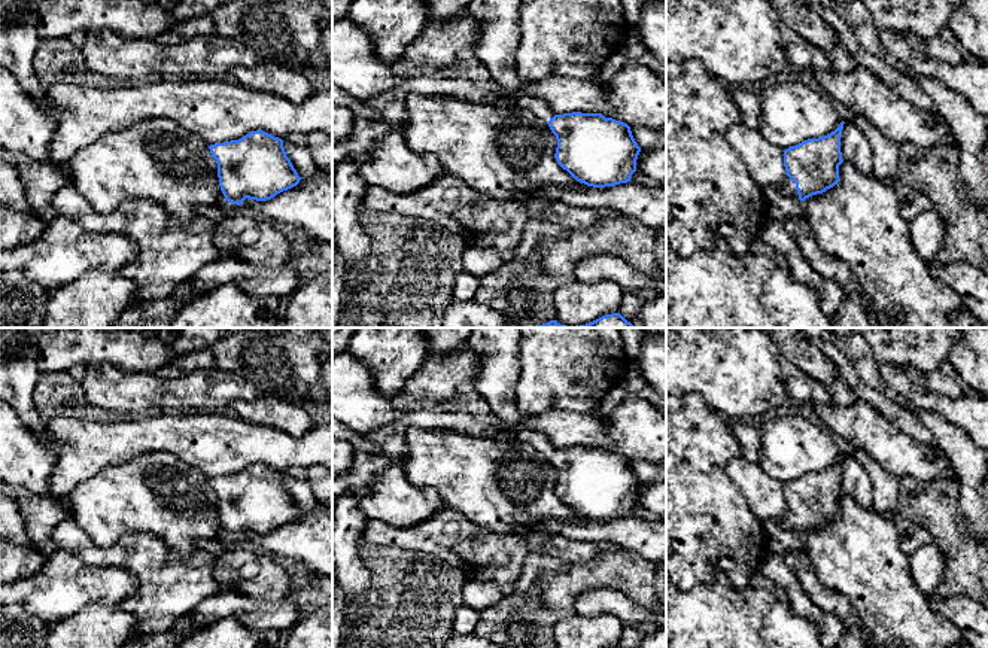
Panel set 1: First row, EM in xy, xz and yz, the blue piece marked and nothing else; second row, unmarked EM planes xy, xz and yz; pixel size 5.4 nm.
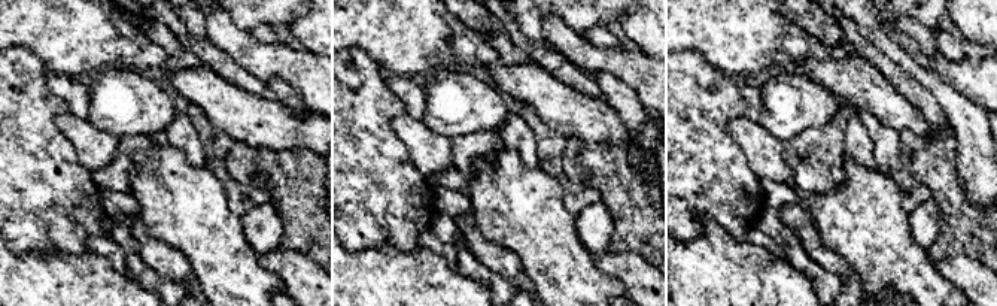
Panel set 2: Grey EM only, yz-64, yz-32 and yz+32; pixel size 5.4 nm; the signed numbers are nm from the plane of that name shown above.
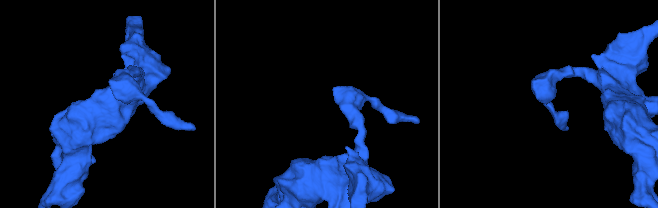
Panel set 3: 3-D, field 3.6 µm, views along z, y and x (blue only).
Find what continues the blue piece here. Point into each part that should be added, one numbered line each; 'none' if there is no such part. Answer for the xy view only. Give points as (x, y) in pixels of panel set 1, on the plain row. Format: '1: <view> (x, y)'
none

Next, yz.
1: yz (789, 522)

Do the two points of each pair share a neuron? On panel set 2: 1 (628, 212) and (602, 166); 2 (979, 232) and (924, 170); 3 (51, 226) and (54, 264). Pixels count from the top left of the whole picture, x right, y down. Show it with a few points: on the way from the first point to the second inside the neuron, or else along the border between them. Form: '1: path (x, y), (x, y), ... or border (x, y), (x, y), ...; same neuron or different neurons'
1: path (628, 200), (614, 178); same neuron
2: path (964, 217), (939, 185); same neuron
3: border (87, 250), (82, 254), (24, 253), (18, 255); different neurons

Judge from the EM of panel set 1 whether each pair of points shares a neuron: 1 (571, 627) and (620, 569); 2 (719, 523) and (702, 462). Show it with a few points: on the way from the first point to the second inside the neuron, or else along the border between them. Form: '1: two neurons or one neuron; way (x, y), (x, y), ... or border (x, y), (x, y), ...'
1: two neurons; border (574, 612), (562, 617), (553, 626)
2: one neuron; way (707, 508), (702, 504), (702, 477)

